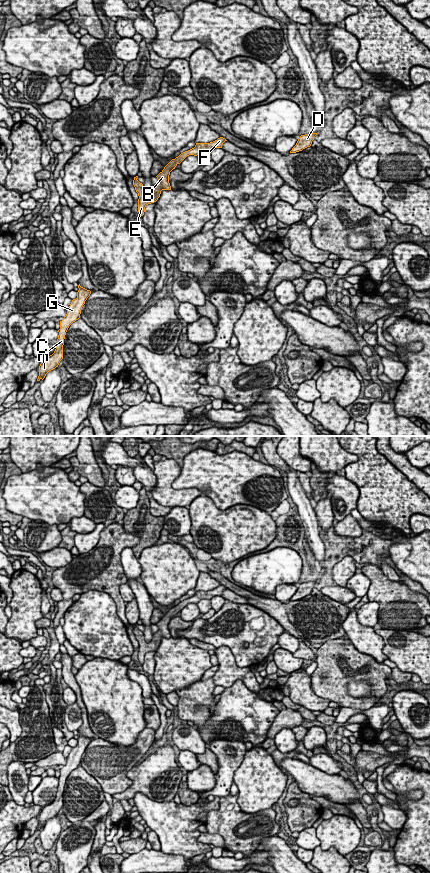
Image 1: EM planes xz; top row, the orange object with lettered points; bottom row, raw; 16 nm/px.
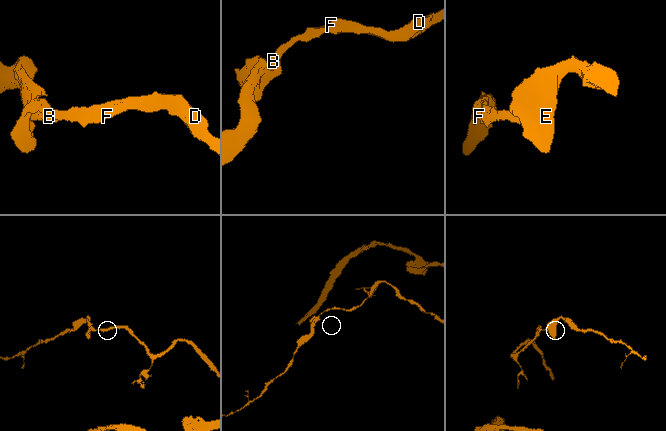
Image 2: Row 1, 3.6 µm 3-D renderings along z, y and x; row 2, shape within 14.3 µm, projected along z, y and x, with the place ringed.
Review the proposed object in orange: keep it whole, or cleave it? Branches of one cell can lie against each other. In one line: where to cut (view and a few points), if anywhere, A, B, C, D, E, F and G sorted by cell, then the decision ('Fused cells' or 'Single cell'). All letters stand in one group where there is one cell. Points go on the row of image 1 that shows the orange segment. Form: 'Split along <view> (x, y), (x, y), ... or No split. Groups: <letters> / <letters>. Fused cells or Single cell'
No split. Groups: A B C D E F G. Single cell

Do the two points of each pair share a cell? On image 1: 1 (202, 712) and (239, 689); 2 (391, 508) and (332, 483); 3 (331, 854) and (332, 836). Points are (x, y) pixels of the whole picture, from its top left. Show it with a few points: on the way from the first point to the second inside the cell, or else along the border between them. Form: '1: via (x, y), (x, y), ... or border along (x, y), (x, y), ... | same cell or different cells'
1: border along (217, 702), (205, 724) | different cells
2: border along (345, 476), (358, 488), (357, 507) | different cells
3: border along (319, 846), (322, 849), (334, 847), (344, 856) | different cells

